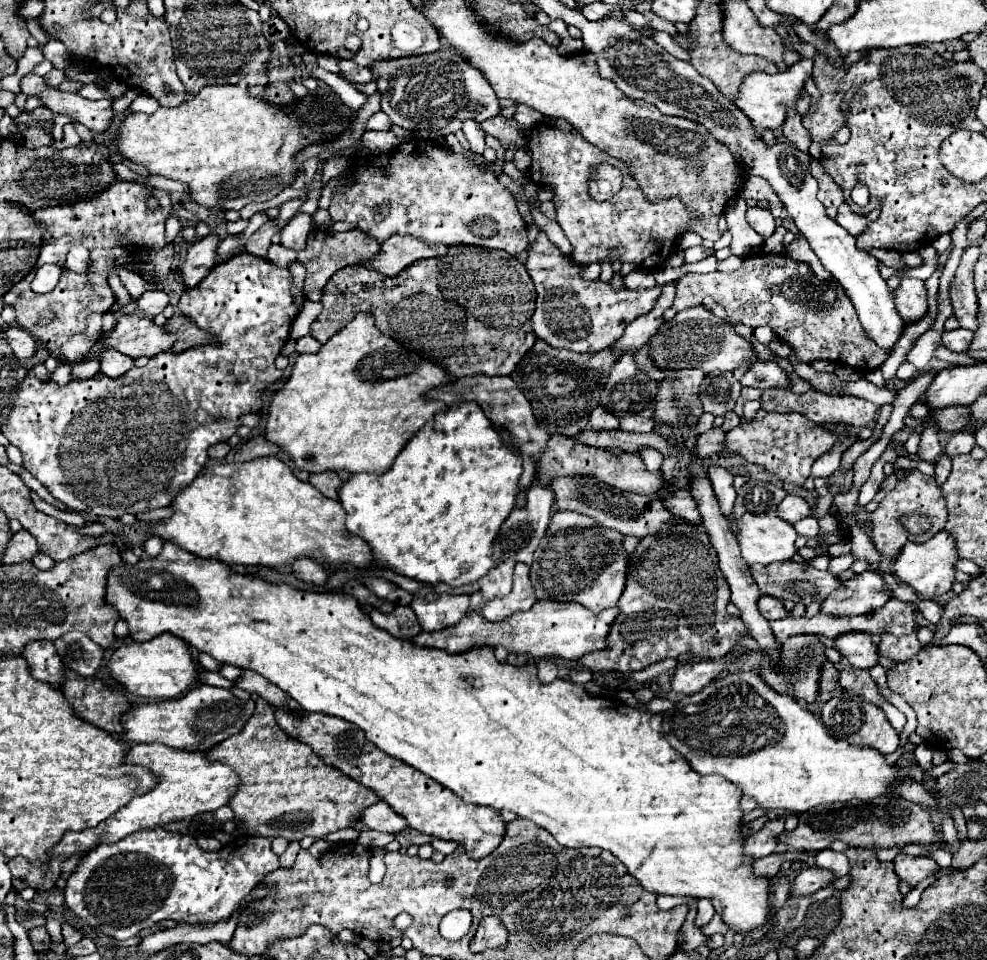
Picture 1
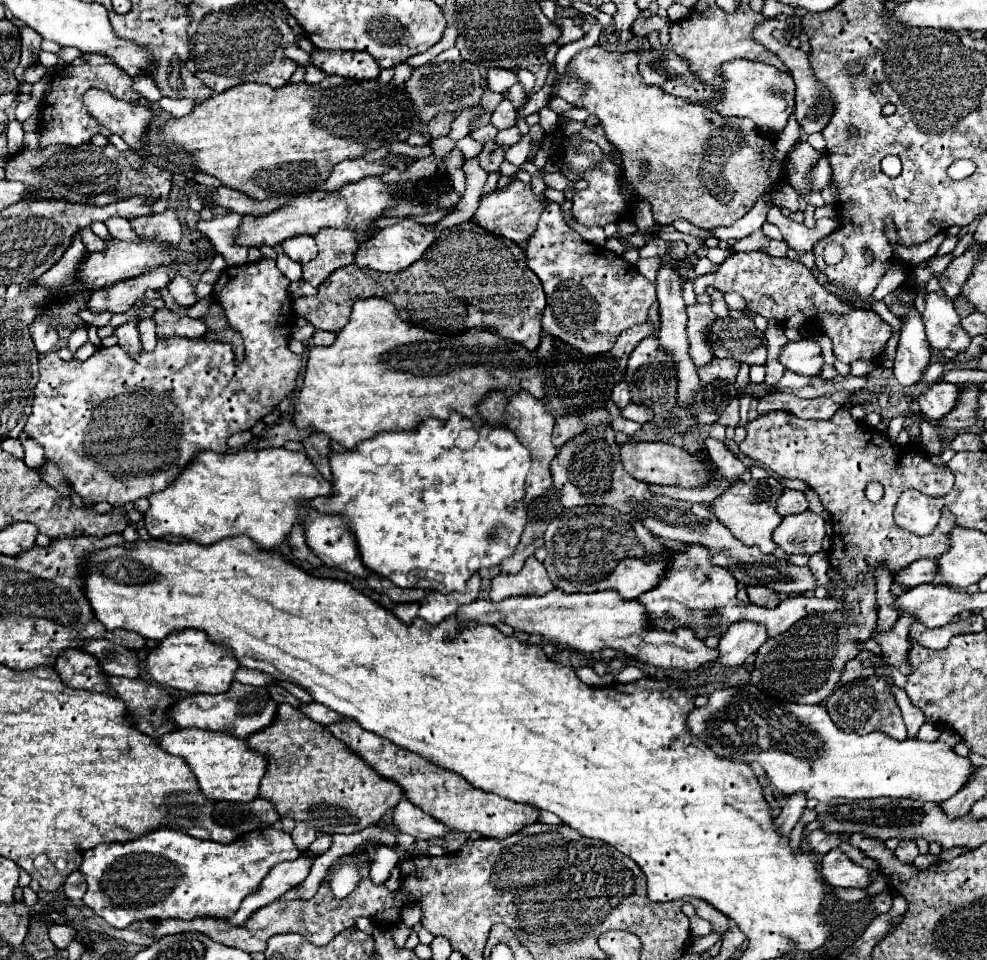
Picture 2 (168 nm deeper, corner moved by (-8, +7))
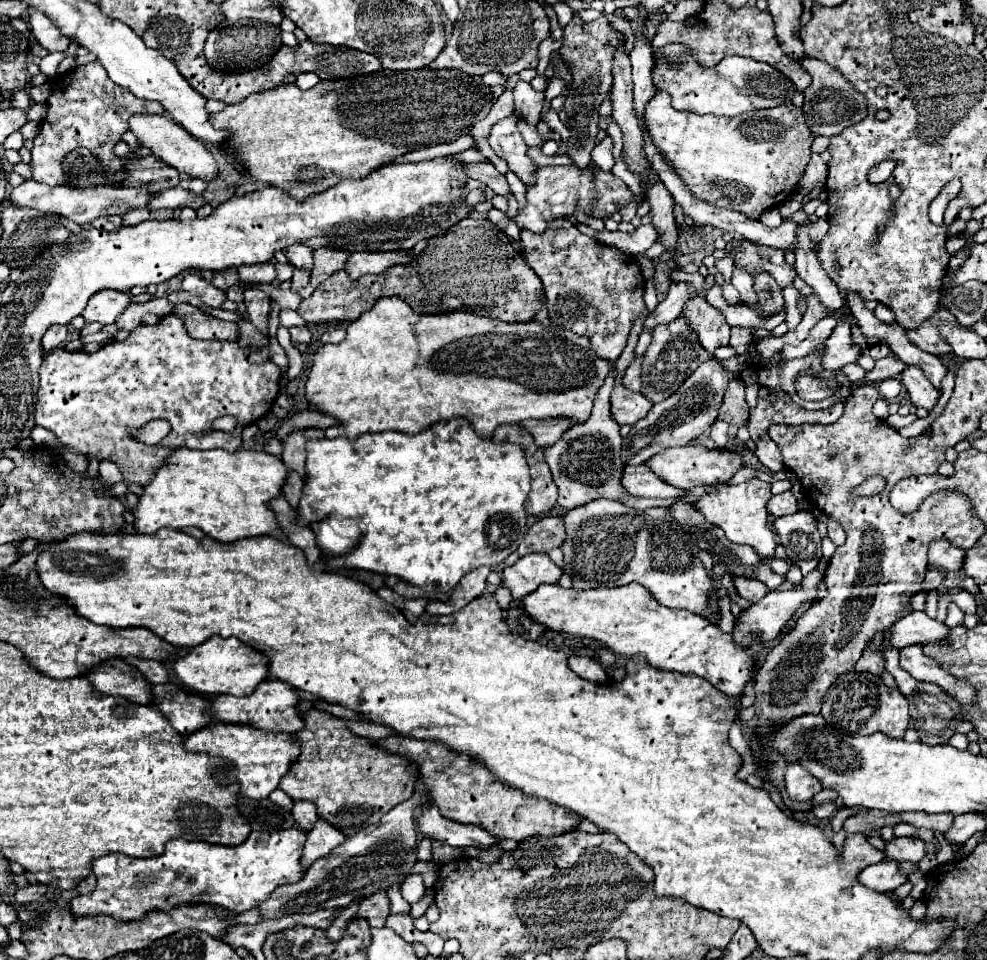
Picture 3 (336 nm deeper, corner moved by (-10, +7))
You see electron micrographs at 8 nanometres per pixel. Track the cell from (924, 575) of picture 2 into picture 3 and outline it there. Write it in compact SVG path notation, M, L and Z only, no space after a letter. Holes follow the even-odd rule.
M934 540L930 544L930 550L928 550L928 568L932 570L938 570L938 572L958 572L960 566L962 566L962 560L964 560L964 550L952 546L948 540Z

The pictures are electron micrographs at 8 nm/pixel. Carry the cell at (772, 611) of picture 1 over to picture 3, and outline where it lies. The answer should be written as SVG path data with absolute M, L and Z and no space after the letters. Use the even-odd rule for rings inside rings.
M734 578L734 586L736 586L738 594L752 604L760 602L768 594L768 588L764 588L764 584L760 584L760 580L752 580L752 578Z

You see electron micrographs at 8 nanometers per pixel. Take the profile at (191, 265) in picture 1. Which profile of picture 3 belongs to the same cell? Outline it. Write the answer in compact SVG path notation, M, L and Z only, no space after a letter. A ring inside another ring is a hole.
M104 290L98 292L88 300L88 306L84 308L82 316L86 322L100 322L100 324L114 324L120 312L124 312L124 306L130 304L130 300L124 300L124 292L116 290Z

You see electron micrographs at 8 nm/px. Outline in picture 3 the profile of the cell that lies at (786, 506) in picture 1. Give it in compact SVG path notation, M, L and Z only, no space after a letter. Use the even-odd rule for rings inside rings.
M788 490L788 492L782 492L782 494L776 494L768 500L768 514L772 514L774 518L778 516L786 516L786 514L794 514L798 512L798 500L796 496Z

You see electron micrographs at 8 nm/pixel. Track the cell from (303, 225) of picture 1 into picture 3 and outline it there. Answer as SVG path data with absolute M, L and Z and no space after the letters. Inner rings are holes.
M294 244L294 246L288 246L282 250L286 254L286 258L290 260L292 266L296 268L302 268L302 270L312 270L312 254L314 250L304 246L304 244Z

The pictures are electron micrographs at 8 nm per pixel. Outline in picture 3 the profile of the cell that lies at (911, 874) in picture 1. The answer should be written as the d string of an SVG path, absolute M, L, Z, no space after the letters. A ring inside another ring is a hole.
M894 838L886 842L886 856L892 860L920 862L926 854L926 844L920 838Z

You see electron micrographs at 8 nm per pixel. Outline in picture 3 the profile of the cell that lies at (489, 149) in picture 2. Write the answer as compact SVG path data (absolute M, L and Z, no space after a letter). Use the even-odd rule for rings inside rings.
M490 160L476 162L476 164L466 164L464 172L468 172L470 178L480 180L482 184L486 184L494 194L508 196L508 192L510 192L510 186L508 186L506 178L494 168L494 164Z

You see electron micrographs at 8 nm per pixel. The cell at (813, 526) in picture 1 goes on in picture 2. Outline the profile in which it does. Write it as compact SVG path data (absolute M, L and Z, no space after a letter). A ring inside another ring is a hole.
M806 510L802 514L784 516L772 538L784 554L812 556L822 550L824 536L826 532L822 516Z

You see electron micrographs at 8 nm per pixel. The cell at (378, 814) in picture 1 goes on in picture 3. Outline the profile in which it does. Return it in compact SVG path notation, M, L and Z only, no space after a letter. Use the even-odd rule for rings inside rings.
M434 804L426 806L418 818L418 832L430 840L448 846L476 846L490 848L496 844L496 838L490 836L484 828L472 824L460 824L444 818Z

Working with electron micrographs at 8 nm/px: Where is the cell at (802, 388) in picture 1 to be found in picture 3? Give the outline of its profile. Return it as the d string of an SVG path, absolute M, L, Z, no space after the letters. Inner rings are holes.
M848 364L844 368L840 368L840 372L850 380L850 382L858 382L864 376L864 370L858 364Z

